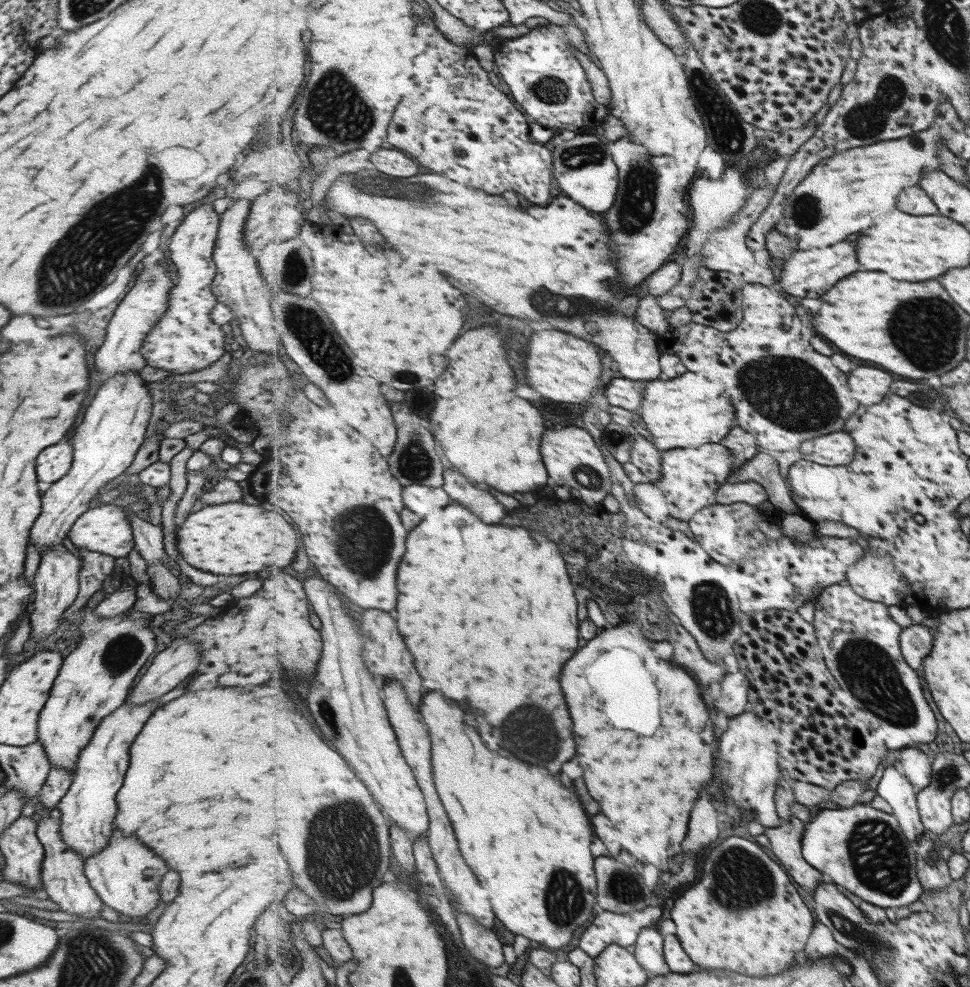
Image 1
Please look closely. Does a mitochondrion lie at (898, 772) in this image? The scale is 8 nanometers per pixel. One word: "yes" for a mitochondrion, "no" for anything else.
no

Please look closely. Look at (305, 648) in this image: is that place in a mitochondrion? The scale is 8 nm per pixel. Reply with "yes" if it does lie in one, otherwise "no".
no

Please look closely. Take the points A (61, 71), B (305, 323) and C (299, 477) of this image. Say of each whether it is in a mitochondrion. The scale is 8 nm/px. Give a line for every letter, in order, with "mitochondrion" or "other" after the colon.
A: other
B: mitochondrion
C: other

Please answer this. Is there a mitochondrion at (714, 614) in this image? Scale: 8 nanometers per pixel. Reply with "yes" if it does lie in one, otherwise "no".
yes

